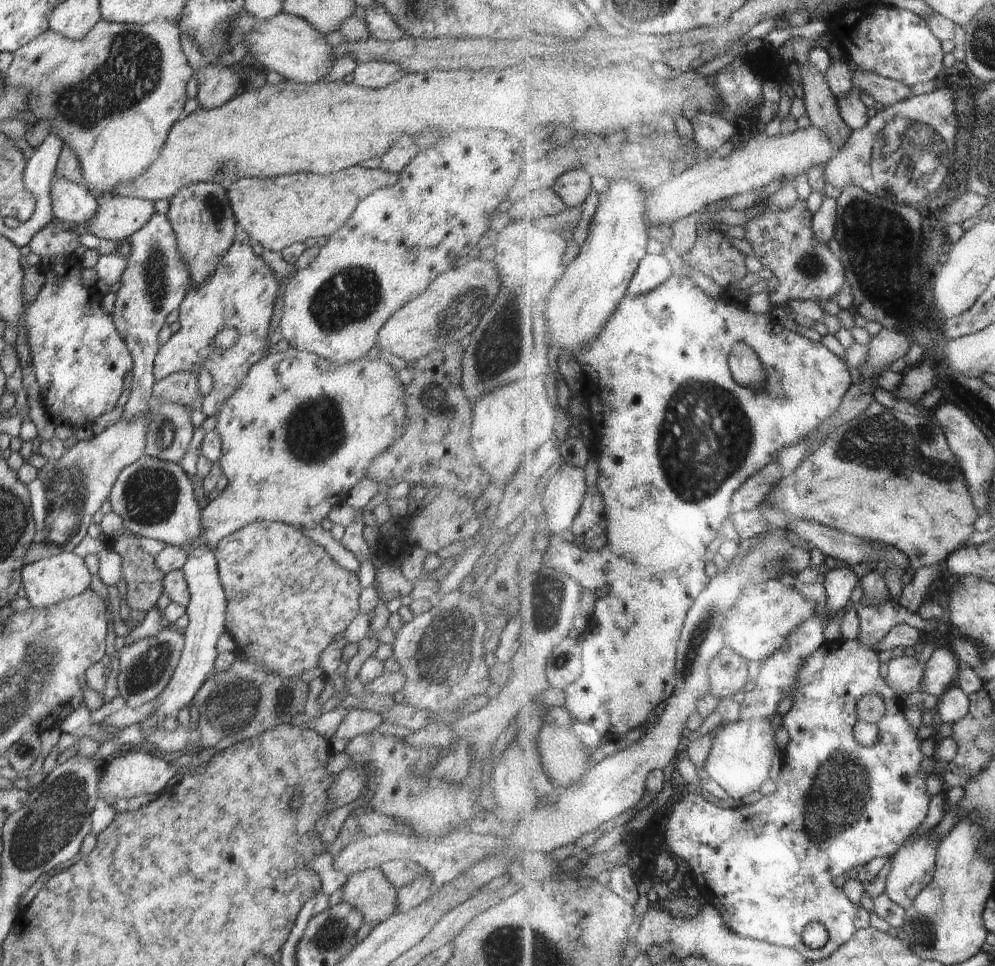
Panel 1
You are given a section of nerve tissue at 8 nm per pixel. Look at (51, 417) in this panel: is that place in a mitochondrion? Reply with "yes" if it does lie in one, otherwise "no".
no

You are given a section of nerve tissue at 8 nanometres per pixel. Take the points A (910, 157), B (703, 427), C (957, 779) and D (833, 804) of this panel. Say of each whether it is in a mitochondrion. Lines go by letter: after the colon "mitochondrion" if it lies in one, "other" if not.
A: mitochondrion
B: mitochondrion
C: other
D: mitochondrion

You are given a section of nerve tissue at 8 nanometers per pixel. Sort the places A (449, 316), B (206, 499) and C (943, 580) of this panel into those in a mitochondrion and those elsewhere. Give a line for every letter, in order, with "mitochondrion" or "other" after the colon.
A: mitochondrion
B: other
C: other

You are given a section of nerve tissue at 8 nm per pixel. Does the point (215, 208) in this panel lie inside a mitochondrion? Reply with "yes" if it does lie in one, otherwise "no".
yes

